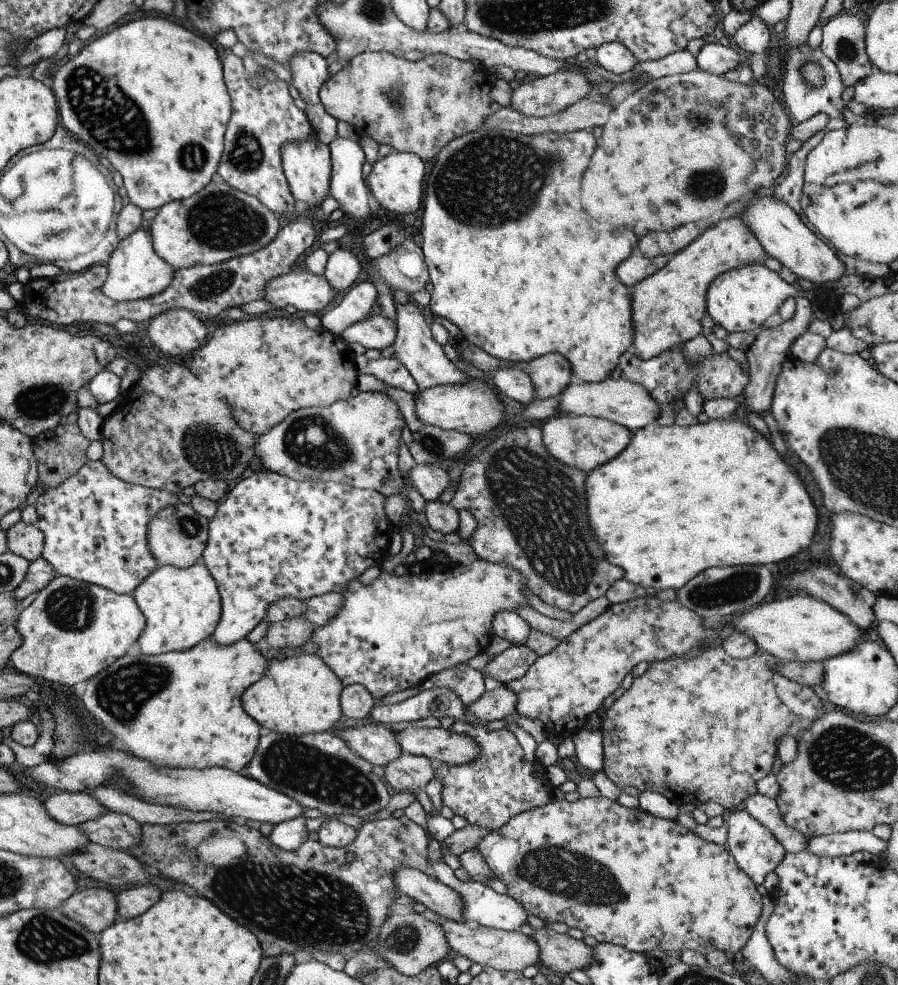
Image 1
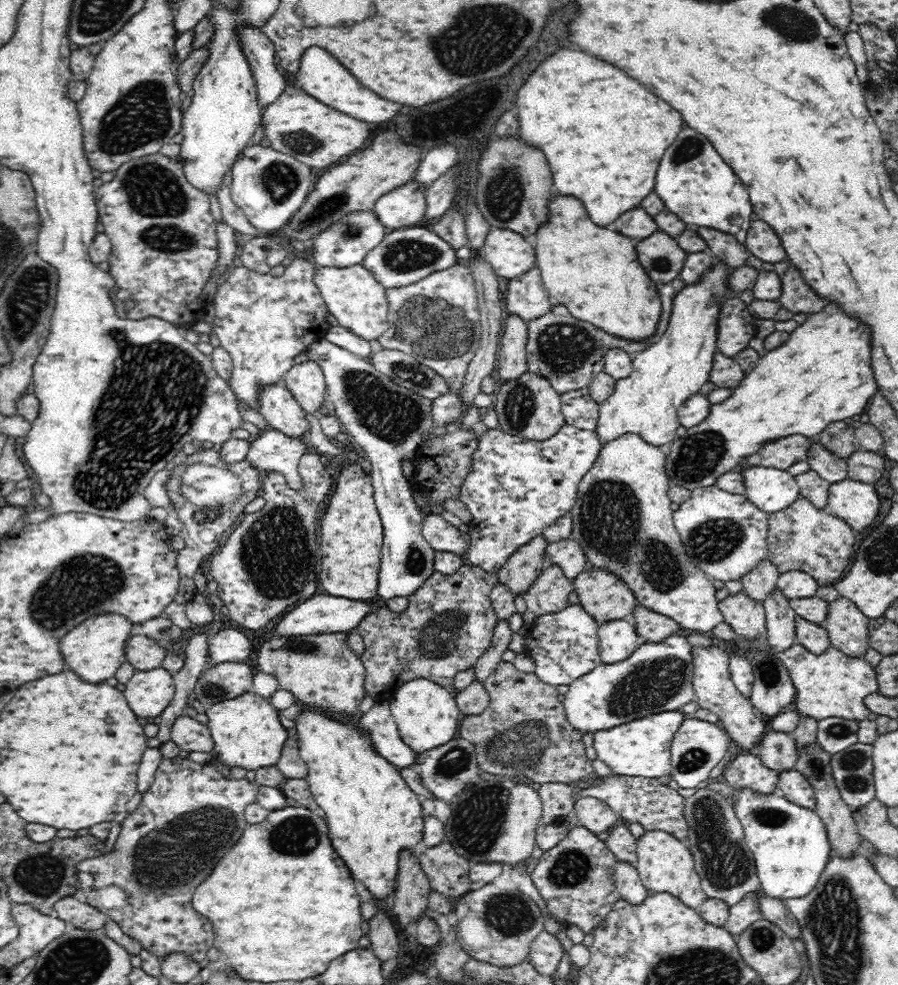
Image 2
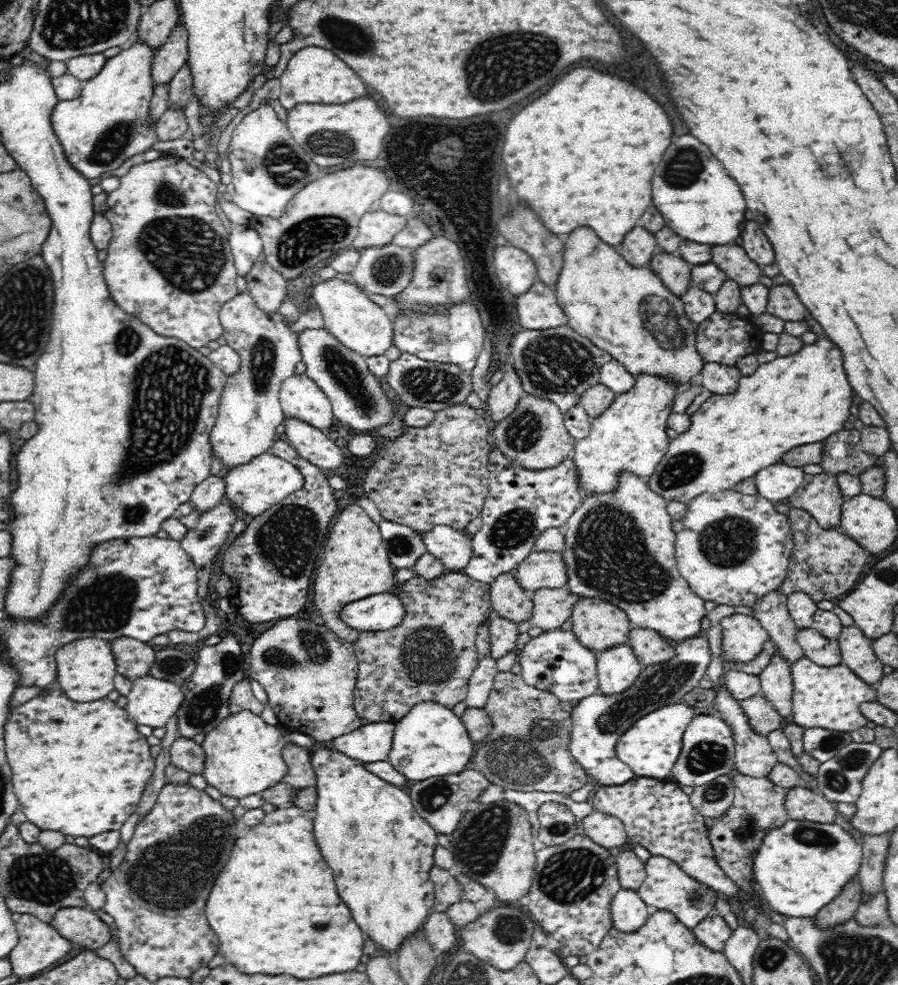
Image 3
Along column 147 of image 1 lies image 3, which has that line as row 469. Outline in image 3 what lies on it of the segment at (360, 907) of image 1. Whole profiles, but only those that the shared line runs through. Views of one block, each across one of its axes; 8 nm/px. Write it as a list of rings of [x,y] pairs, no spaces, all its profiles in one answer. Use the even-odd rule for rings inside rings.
[[[842,429],[823,442],[823,470],[833,475],[860,476],[866,470],[879,466],[879,457],[864,452],[861,431]]]

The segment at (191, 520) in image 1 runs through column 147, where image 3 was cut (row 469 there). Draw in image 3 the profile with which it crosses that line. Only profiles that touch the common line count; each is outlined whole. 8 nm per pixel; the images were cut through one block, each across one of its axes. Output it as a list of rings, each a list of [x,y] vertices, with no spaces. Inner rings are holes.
[[[529,394],[520,398],[516,410],[508,418],[491,426],[497,450],[524,470],[546,470],[562,464],[572,455],[576,440],[565,427],[562,411],[556,404]]]

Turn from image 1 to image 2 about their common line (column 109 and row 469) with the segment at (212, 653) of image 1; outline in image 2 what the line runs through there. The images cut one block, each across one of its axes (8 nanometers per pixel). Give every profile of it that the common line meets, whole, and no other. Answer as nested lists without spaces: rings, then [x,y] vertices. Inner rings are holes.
[[[828,303],[820,312],[809,314],[806,323],[798,326],[794,332],[791,332],[790,338],[782,346],[778,346],[778,348],[768,351],[765,355],[761,356],[756,368],[753,368],[752,372],[747,373],[738,386],[731,389],[730,395],[725,400],[720,403],[711,404],[708,416],[700,424],[687,428],[686,433],[682,437],[676,437],[665,447],[664,472],[667,475],[669,486],[679,486],[690,491],[696,490],[696,488],[714,486],[716,485],[717,478],[720,478],[726,472],[730,472],[734,468],[738,468],[738,466],[745,467],[743,464],[744,460],[748,456],[760,452],[764,444],[770,444],[770,442],[776,442],[776,440],[782,440],[792,435],[813,438],[817,434],[820,434],[829,424],[846,420],[846,418],[852,418],[856,414],[862,414],[867,408],[870,398],[876,394],[878,394],[876,384],[874,384],[872,374],[870,374],[870,334],[856,320],[844,316],[837,304]]]

